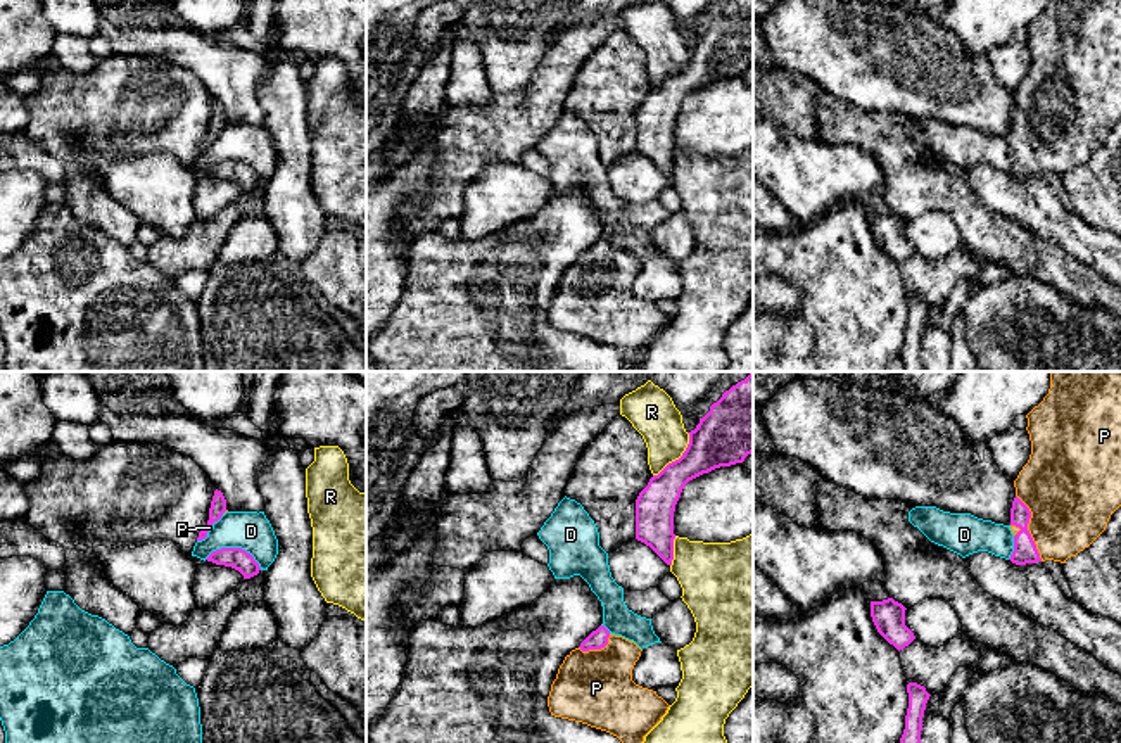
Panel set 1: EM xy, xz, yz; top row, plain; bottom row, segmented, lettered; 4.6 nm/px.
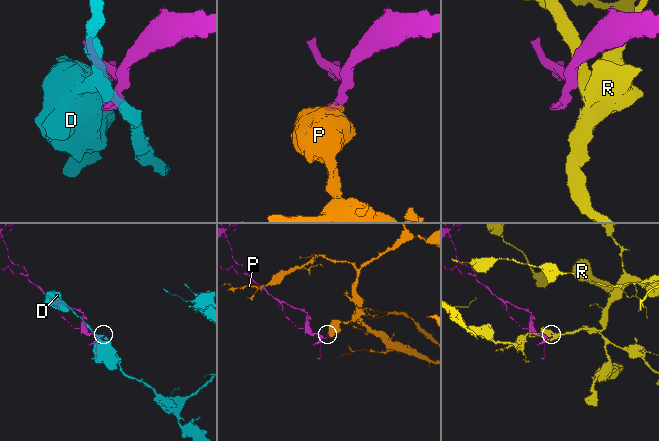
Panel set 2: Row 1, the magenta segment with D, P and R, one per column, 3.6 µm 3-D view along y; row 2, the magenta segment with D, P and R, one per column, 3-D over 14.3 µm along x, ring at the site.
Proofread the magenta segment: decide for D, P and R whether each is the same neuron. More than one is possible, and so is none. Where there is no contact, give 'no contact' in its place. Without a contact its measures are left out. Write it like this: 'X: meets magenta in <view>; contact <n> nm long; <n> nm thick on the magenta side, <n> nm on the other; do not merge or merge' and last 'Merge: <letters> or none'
D: meets magenta in xy; contact 280 nm long; 100 nm thick on the magenta side, 190 nm on the other; do not merge
P: meets magenta in yz; contact 340 nm long; 110 nm thick on the magenta side, 400 nm on the other; merge
R: meets magenta in xz; contact 260 nm long; 280 nm thick on the magenta side, 220 nm on the other; do not merge
Merge: P

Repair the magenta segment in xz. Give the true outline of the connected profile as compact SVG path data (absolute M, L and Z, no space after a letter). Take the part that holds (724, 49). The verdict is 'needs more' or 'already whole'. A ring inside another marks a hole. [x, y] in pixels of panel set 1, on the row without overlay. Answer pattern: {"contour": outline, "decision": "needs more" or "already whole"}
{"contour": "M731 0L700 31L682 69L668 76L636 112L636 152L667 178L674 173L674 124L684 98L753 66L753 0Z", "decision": "already whole"}

